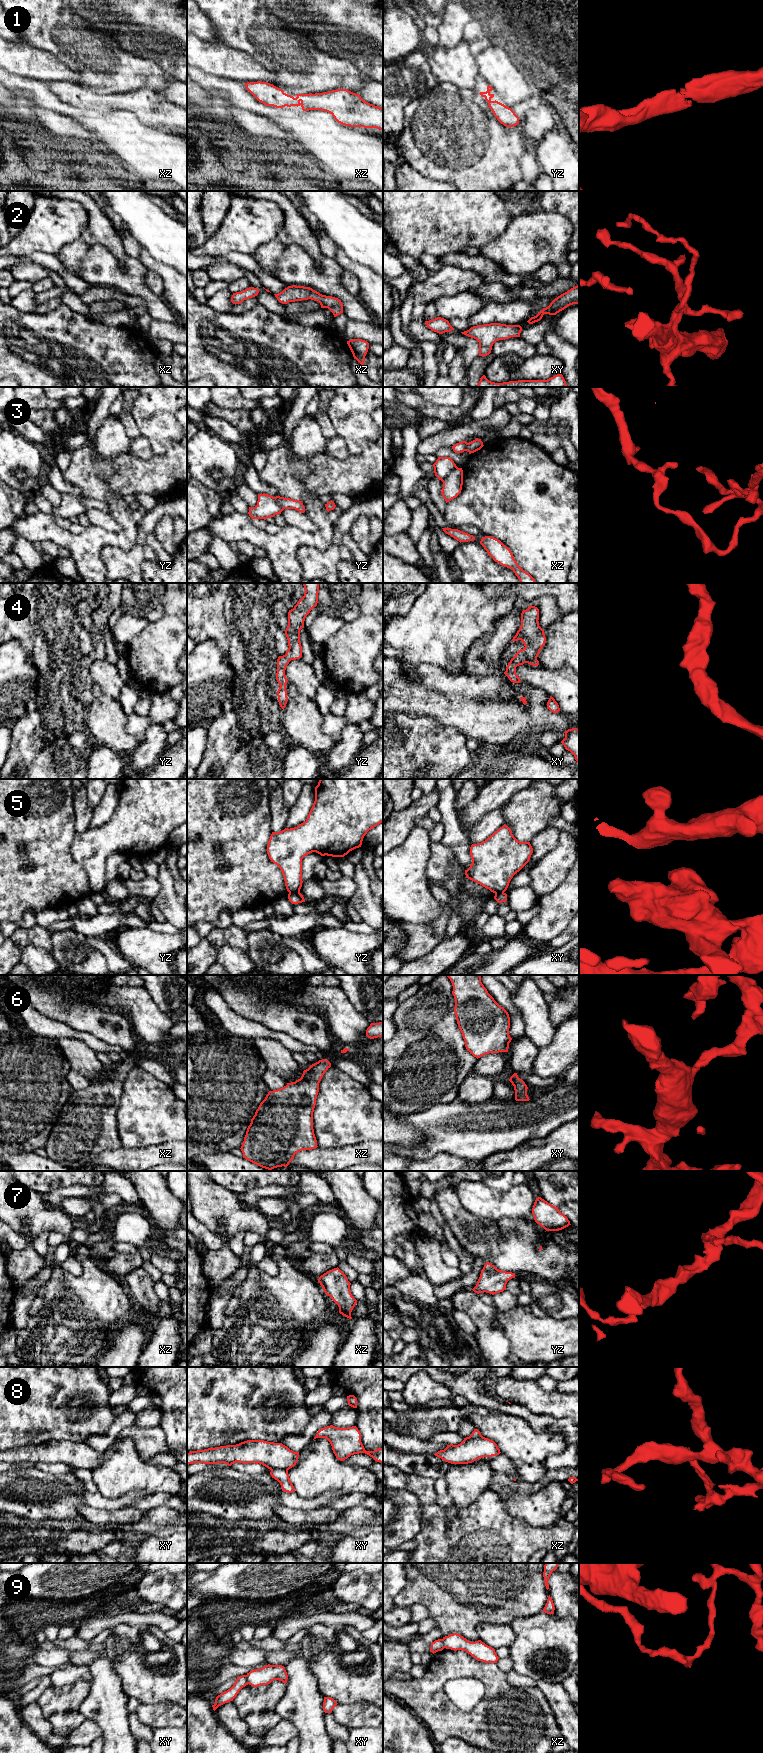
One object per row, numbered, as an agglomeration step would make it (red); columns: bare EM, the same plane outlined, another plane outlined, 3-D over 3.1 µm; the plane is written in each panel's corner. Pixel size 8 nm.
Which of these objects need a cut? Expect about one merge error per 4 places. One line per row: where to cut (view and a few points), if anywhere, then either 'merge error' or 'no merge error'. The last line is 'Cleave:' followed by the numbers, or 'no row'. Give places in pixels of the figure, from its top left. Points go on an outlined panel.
1: no cut; no merge error
2: no cut; no merge error
3: cut in xz along (457, 467), (443, 482); merge error
4: no cut; no merge error
5: cut in yz along (299, 891), (289, 893); merge error
6: no cut; no merge error
7: no cut; no merge error
8: cut in xy along (287, 1470), (273, 1469), (271, 1471); merge error
9: cut in xy along (245, 1675), (248, 1683); merge error
Cleave: 3, 5, 8, 9

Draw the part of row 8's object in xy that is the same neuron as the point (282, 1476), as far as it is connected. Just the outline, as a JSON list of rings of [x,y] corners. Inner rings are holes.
[[[274,1469],[270,1472],[270,1475],[280,1483],[282,1491],[288,1493],[295,1492],[295,1488],[289,1478],[288,1471],[283,1469]]]

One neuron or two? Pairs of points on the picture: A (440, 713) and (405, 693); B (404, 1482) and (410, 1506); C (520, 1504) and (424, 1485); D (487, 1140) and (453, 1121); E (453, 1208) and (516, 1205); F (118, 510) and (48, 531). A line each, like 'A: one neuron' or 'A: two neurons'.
A: one neuron
B: two neurons
C: two neurons
D: one neuron
E: two neurons
F: one neuron

